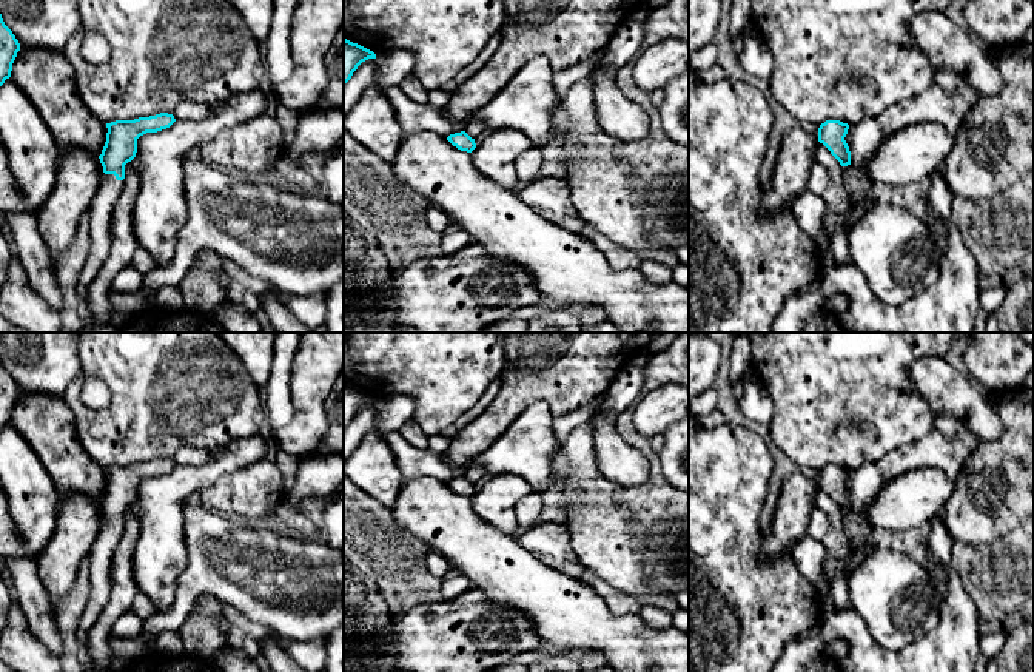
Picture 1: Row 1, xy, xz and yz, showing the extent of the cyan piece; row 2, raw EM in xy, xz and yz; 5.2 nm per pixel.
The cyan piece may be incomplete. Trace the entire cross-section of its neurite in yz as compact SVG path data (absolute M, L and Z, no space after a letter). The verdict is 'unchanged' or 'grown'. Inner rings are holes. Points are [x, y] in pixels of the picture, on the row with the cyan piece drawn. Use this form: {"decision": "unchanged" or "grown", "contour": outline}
{"decision": "unchanged", "contour": "M826 120L818 128L818 142L823 143L841 166L851 165L851 151L844 140L849 125L840 120Z"}

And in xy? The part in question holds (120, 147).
{"decision": "grown", "contour": "M160 113L149 117L106 123L106 142L99 156L105 174L88 210L91 248L76 288L79 318L83 327L91 324L88 287L109 254L111 217L123 190L125 165L136 157L137 139L140 136L166 129L174 122L173 114Z"}

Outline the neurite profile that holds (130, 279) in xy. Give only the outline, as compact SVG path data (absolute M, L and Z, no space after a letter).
M133 265L125 267L112 281L112 290L120 293L134 293L145 287L145 276Z

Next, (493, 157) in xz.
M502 128L493 129L470 154L478 173L518 193L522 183L515 173L515 160L532 146L532 140L522 131Z

